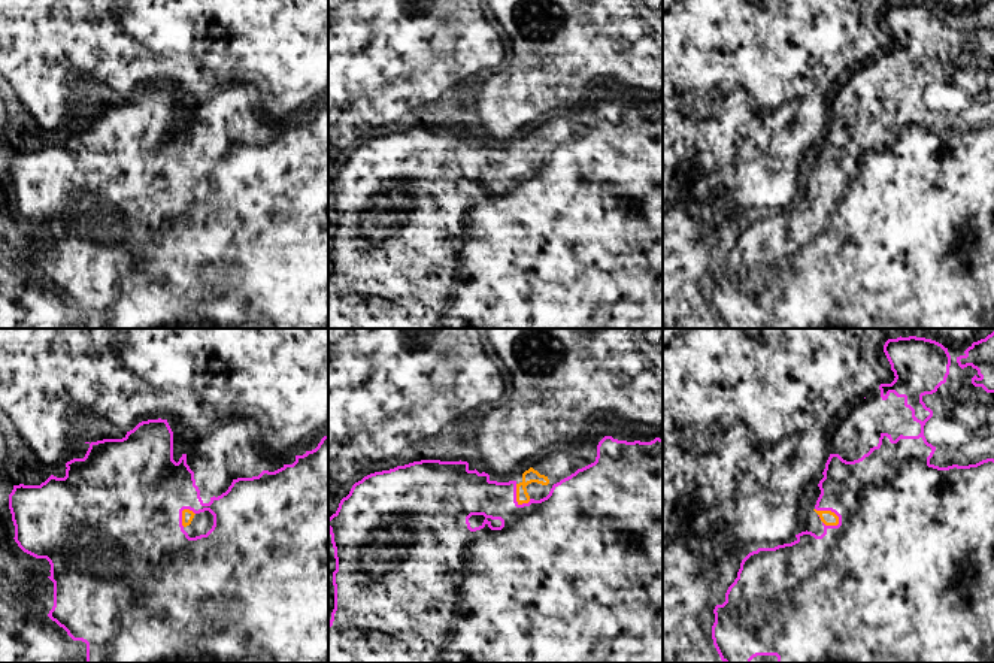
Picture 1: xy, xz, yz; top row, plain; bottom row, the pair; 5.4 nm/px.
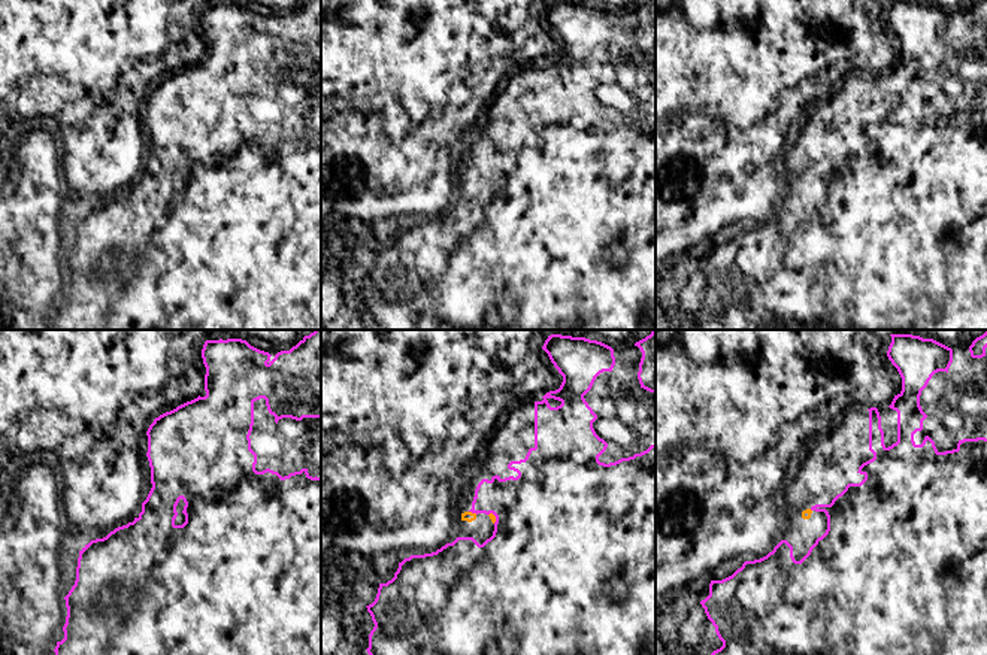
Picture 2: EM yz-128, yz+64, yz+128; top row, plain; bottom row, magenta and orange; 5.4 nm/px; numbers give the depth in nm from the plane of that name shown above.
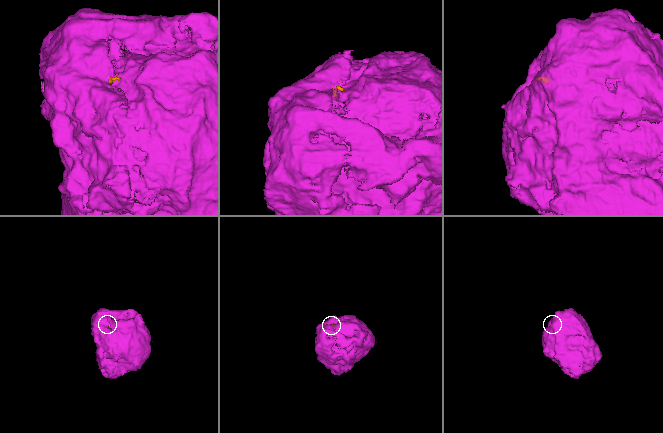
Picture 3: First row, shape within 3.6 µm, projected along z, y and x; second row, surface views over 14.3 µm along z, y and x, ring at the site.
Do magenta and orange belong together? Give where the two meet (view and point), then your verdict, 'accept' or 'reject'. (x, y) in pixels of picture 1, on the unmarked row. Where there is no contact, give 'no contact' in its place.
yz (830, 175) | accept

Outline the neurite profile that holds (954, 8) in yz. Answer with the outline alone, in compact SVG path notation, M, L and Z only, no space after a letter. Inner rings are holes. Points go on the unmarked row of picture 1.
M912 0L942 9L949 16L964 16L973 9L975 0Z

